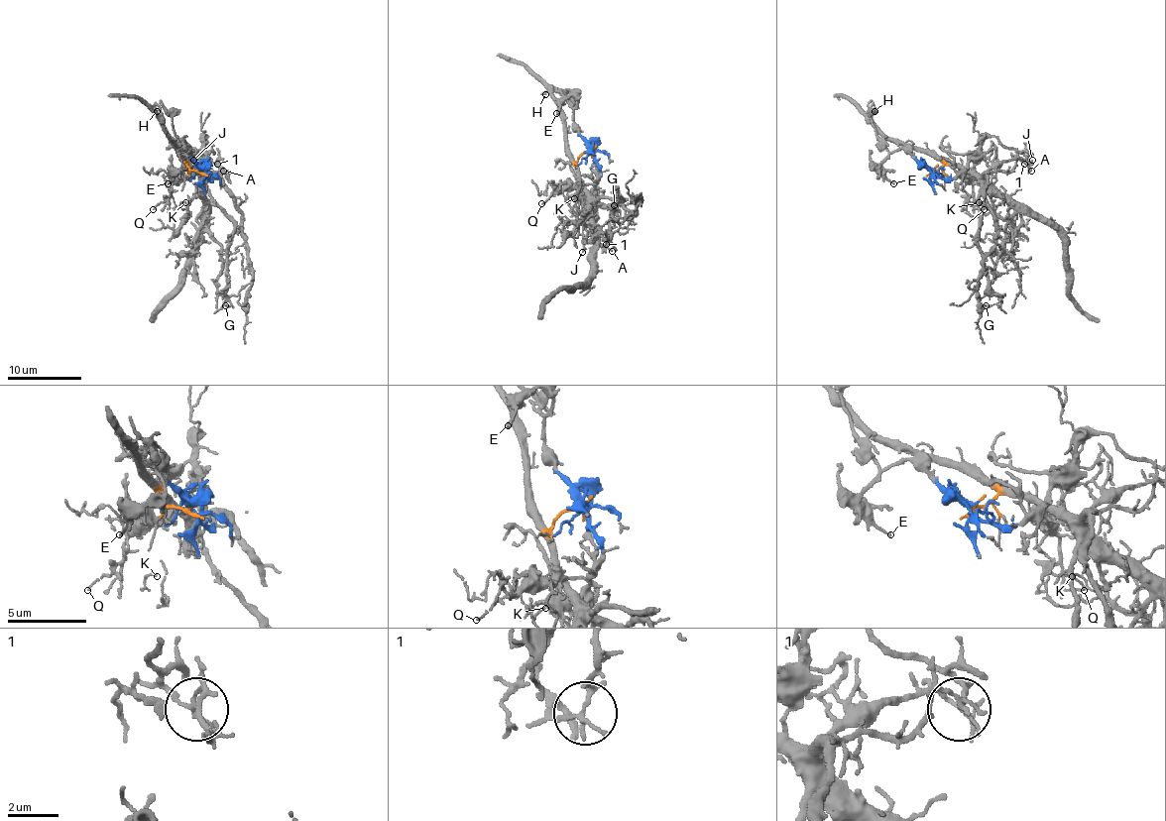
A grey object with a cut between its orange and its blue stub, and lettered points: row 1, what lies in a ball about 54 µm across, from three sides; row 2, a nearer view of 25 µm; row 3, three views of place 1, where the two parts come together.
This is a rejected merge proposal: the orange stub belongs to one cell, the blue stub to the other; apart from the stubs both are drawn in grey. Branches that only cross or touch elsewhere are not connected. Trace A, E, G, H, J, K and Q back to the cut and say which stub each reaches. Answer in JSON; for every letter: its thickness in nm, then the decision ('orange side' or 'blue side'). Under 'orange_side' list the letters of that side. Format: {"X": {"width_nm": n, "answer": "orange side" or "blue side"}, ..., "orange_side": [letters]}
{"A": {"width_nm": 110, "answer": "orange side"}, "E": {"width_nm": 140, "answer": "blue side"}, "G": {"width_nm": 100, "answer": "orange side"}, "H": {"width_nm": 100, "answer": "orange side"}, "J": {"width_nm": 100, "answer": "orange side"}, "K": {"width_nm": 110, "answer": "orange side"}, "Q": {"width_nm": 110, "answer": "blue side"}, "orange_side": ["A", "G", "H", "J", "K"]}

